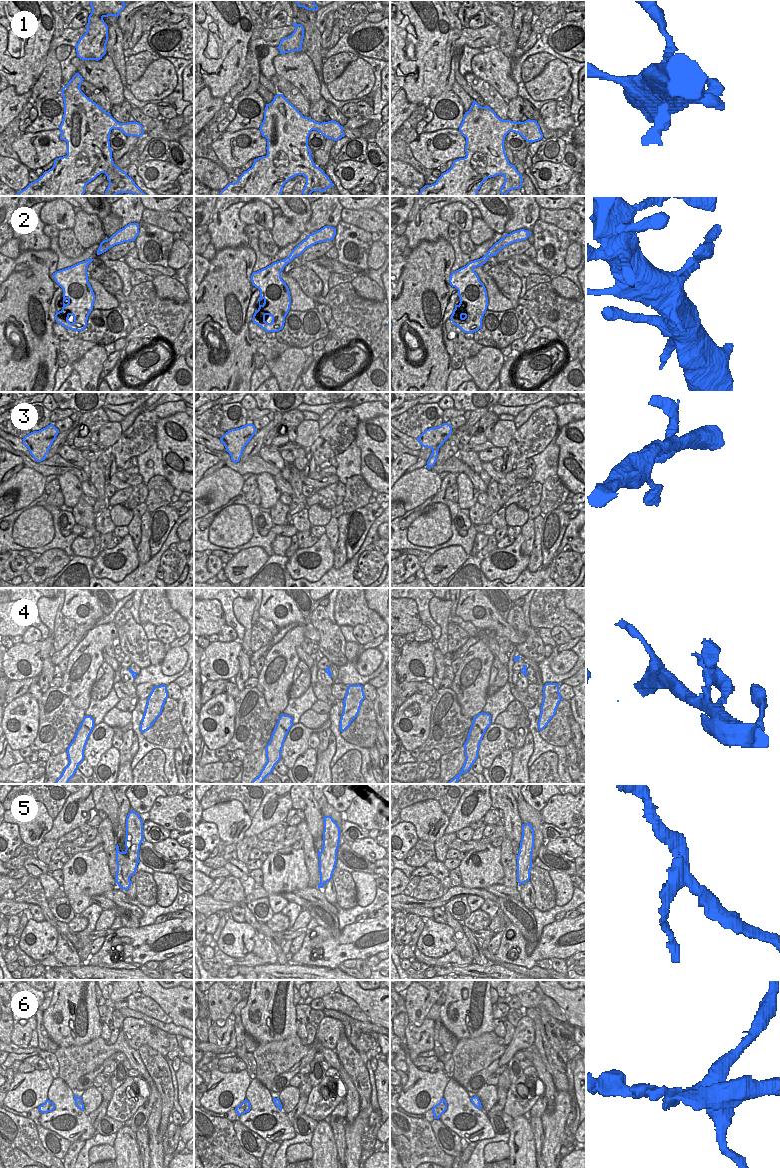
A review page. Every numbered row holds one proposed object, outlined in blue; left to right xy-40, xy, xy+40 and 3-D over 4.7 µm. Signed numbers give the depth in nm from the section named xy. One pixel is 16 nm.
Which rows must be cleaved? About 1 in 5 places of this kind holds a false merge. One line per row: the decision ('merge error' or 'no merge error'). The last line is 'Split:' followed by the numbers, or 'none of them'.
1: no merge error
2: no merge error
3: no merge error
4: no merge error
5: merge error
6: merge error
Split: 5, 6

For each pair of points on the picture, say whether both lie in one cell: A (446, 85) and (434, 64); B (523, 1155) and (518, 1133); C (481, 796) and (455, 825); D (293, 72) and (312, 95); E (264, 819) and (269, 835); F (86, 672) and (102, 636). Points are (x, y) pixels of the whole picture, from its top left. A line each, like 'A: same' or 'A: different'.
A: different
B: same
C: same
D: same
E: different
F: same

